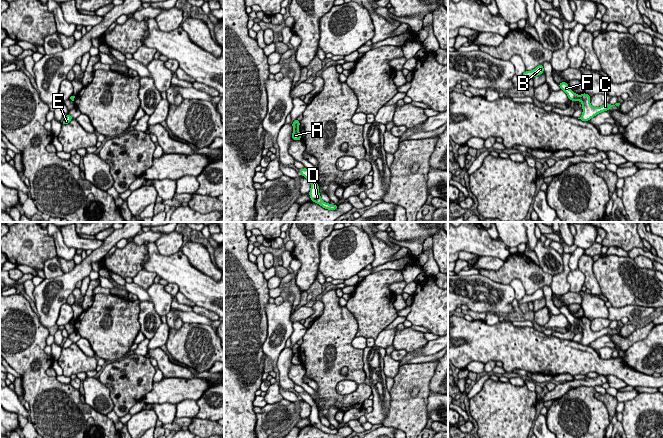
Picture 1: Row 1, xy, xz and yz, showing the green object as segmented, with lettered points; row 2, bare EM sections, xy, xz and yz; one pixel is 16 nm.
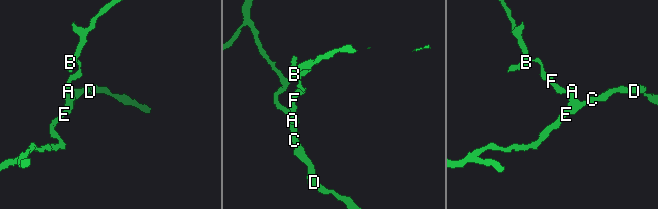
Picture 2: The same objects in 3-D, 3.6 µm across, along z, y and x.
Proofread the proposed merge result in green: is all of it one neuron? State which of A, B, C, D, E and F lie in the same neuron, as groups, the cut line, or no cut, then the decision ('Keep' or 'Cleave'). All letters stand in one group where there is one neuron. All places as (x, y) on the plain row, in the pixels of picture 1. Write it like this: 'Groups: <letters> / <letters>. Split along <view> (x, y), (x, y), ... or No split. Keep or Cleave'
Groups: A C D E / B F. Split along yz (578, 320), (579, 324). Cleave

